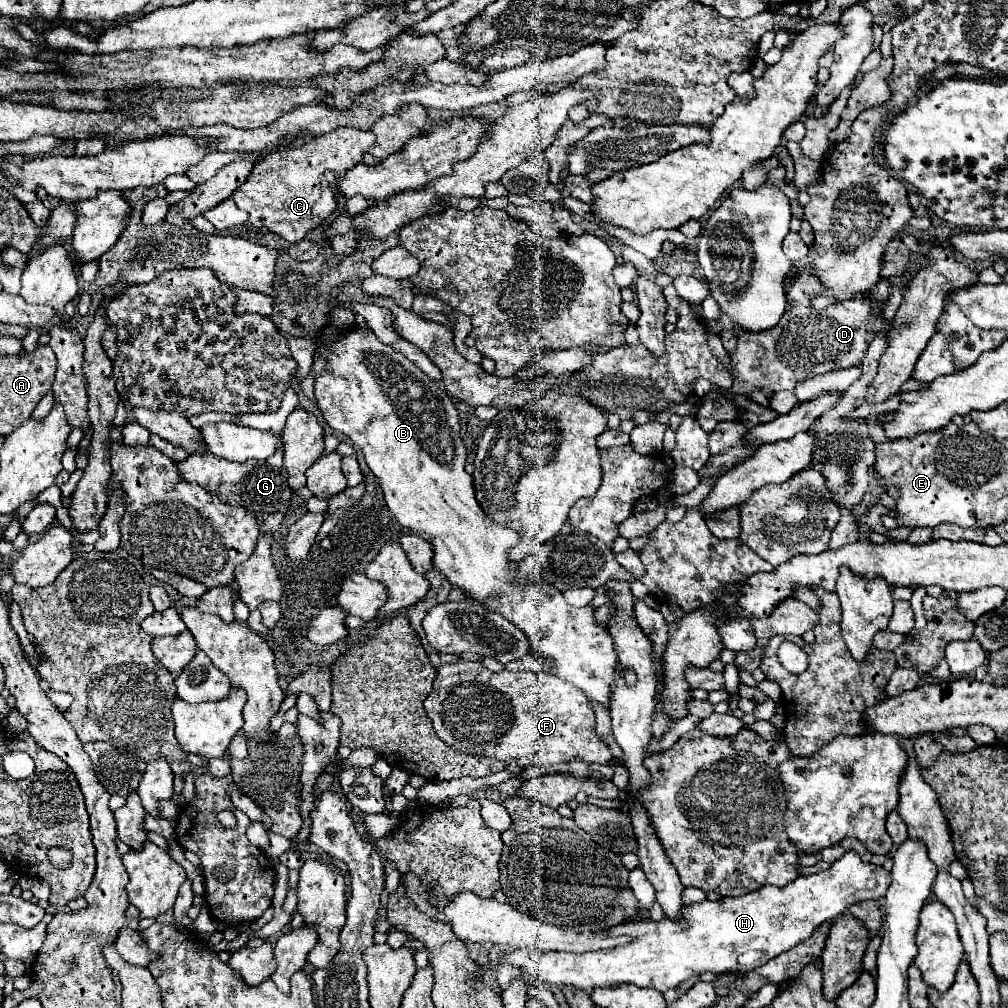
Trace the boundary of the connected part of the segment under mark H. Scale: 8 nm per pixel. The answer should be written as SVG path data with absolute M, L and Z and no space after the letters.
M850 851L842 859L838 859L832 867L816 873L816 875L800 875L784 887L764 885L754 893L746 893L742 897L722 897L720 901L702 901L694 905L684 905L678 919L634 919L624 921L612 929L608 929L606 937L632 937L630 943L618 945L612 949L586 951L586 953L568 953L568 951L528 951L520 949L502 957L502 961L516 965L524 971L524 979L542 979L544 985L556 987L578 987L590 993L596 985L622 985L632 983L636 987L652 987L660 993L674 989L680 981L688 977L700 977L702 973L726 973L726 971L754 971L756 967L768 963L776 955L792 949L794 945L806 941L814 929L818 929L824 921L842 915L850 905L862 899L880 899L886 895L892 879L884 867L876 867L870 863L862 863L858 853Z

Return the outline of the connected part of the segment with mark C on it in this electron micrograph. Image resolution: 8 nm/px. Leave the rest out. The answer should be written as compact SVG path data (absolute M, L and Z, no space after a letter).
M338 127L328 135L310 137L302 147L288 147L286 151L276 151L274 155L260 159L254 165L250 179L234 191L232 199L250 215L254 227L266 227L288 243L298 243L308 231L316 229L326 217L330 217L338 205L334 189L322 175L332 171L334 175L344 177L350 167L362 161L362 155L372 145L374 135L370 135L370 131L348 127Z

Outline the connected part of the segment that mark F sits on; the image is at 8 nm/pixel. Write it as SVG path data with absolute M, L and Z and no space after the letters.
M454 661L438 667L432 695L426 697L424 709L432 721L436 735L454 751L472 753L480 757L492 757L506 765L518 765L522 769L532 765L554 765L570 761L572 757L580 757L586 763L608 765L612 755L606 743L602 743L596 735L594 711L586 699L586 695L574 687L572 683L558 679L550 673L512 673L500 671L494 673L480 663L470 661Z

